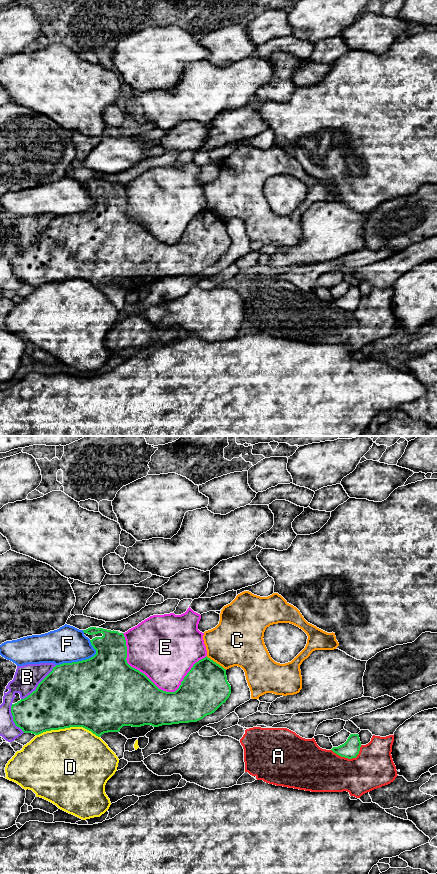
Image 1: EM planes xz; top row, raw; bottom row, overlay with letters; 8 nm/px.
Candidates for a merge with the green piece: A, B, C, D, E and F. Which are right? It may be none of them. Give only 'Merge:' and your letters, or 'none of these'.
Merge: none of these

